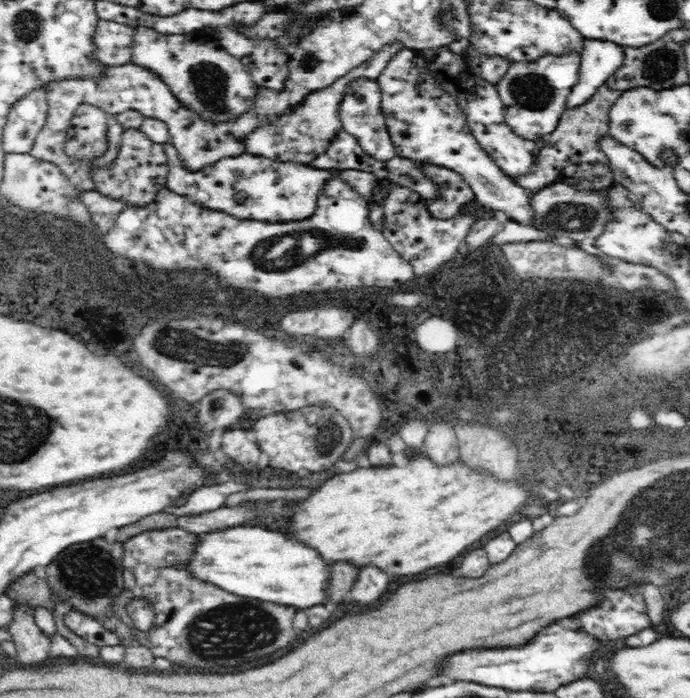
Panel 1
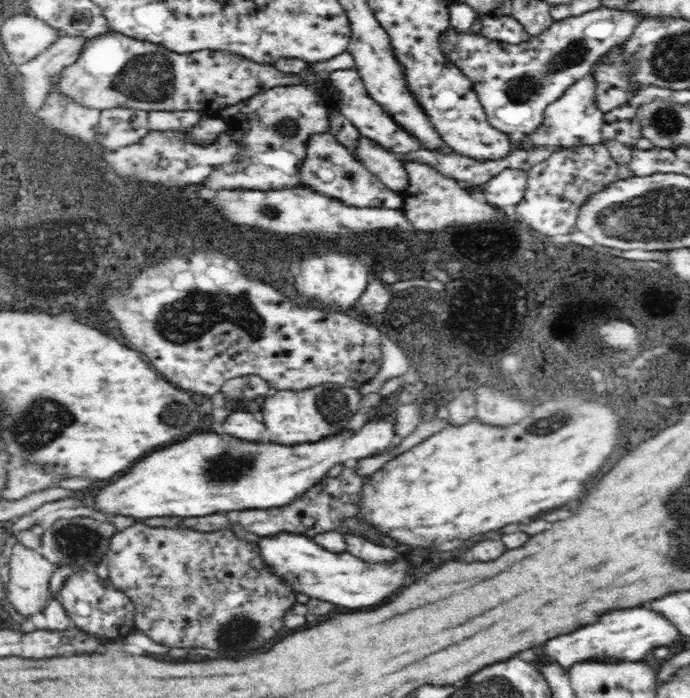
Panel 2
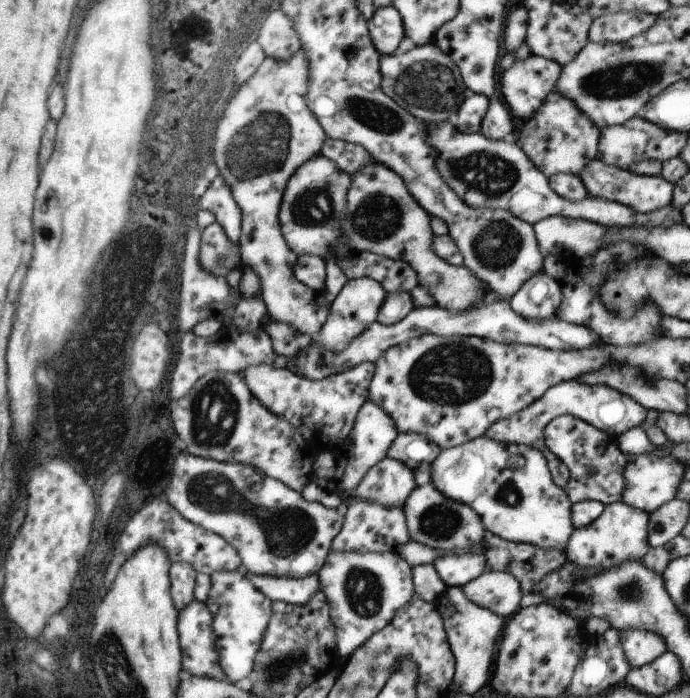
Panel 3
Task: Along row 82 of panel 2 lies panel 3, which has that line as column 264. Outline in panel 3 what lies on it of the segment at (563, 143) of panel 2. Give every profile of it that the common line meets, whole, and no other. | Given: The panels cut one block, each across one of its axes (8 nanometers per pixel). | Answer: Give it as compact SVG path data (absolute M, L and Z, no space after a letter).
M245 570L241 572L253 582L253 586L257 586L261 594L265 594L265 598L269 598L269 602L285 602L285 604L303 606L309 600L313 600L313 594L319 590L317 574L309 574L303 578L275 578L275 576L249 574Z

